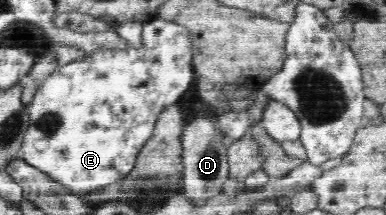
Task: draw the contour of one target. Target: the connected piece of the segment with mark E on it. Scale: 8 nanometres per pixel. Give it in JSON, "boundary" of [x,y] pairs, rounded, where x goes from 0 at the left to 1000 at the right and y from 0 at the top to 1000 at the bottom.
{"boundary":[[[402,74],[391,93],[370,107],[365,172],[365,219],[342,219],[329,195],[321,195],[313,214],[251,214],[238,247],[223,251],[218,270],[161,302],[161,312],[145,321],[135,349],[127,349],[109,381],[85,465],[73,488],[78,581],[73,581],[73,600],[67,600],[60,628],[54,674],[60,735],[78,767],[106,786],[137,837],[166,856],[184,893],[194,893],[199,907],[228,916],[228,888],[246,888],[249,879],[277,870],[285,851],[311,842],[321,819],[332,814],[337,791],[350,772],[350,749],[360,726],[363,698],[381,670],[381,656],[391,647],[394,623],[402,614],[415,530],[430,502],[440,502],[443,488],[459,484],[472,460],[482,460],[472,451],[482,442],[482,423],[492,423],[490,405],[503,395],[503,367],[510,363],[500,270],[505,256],[505,186],[487,121]]]}

